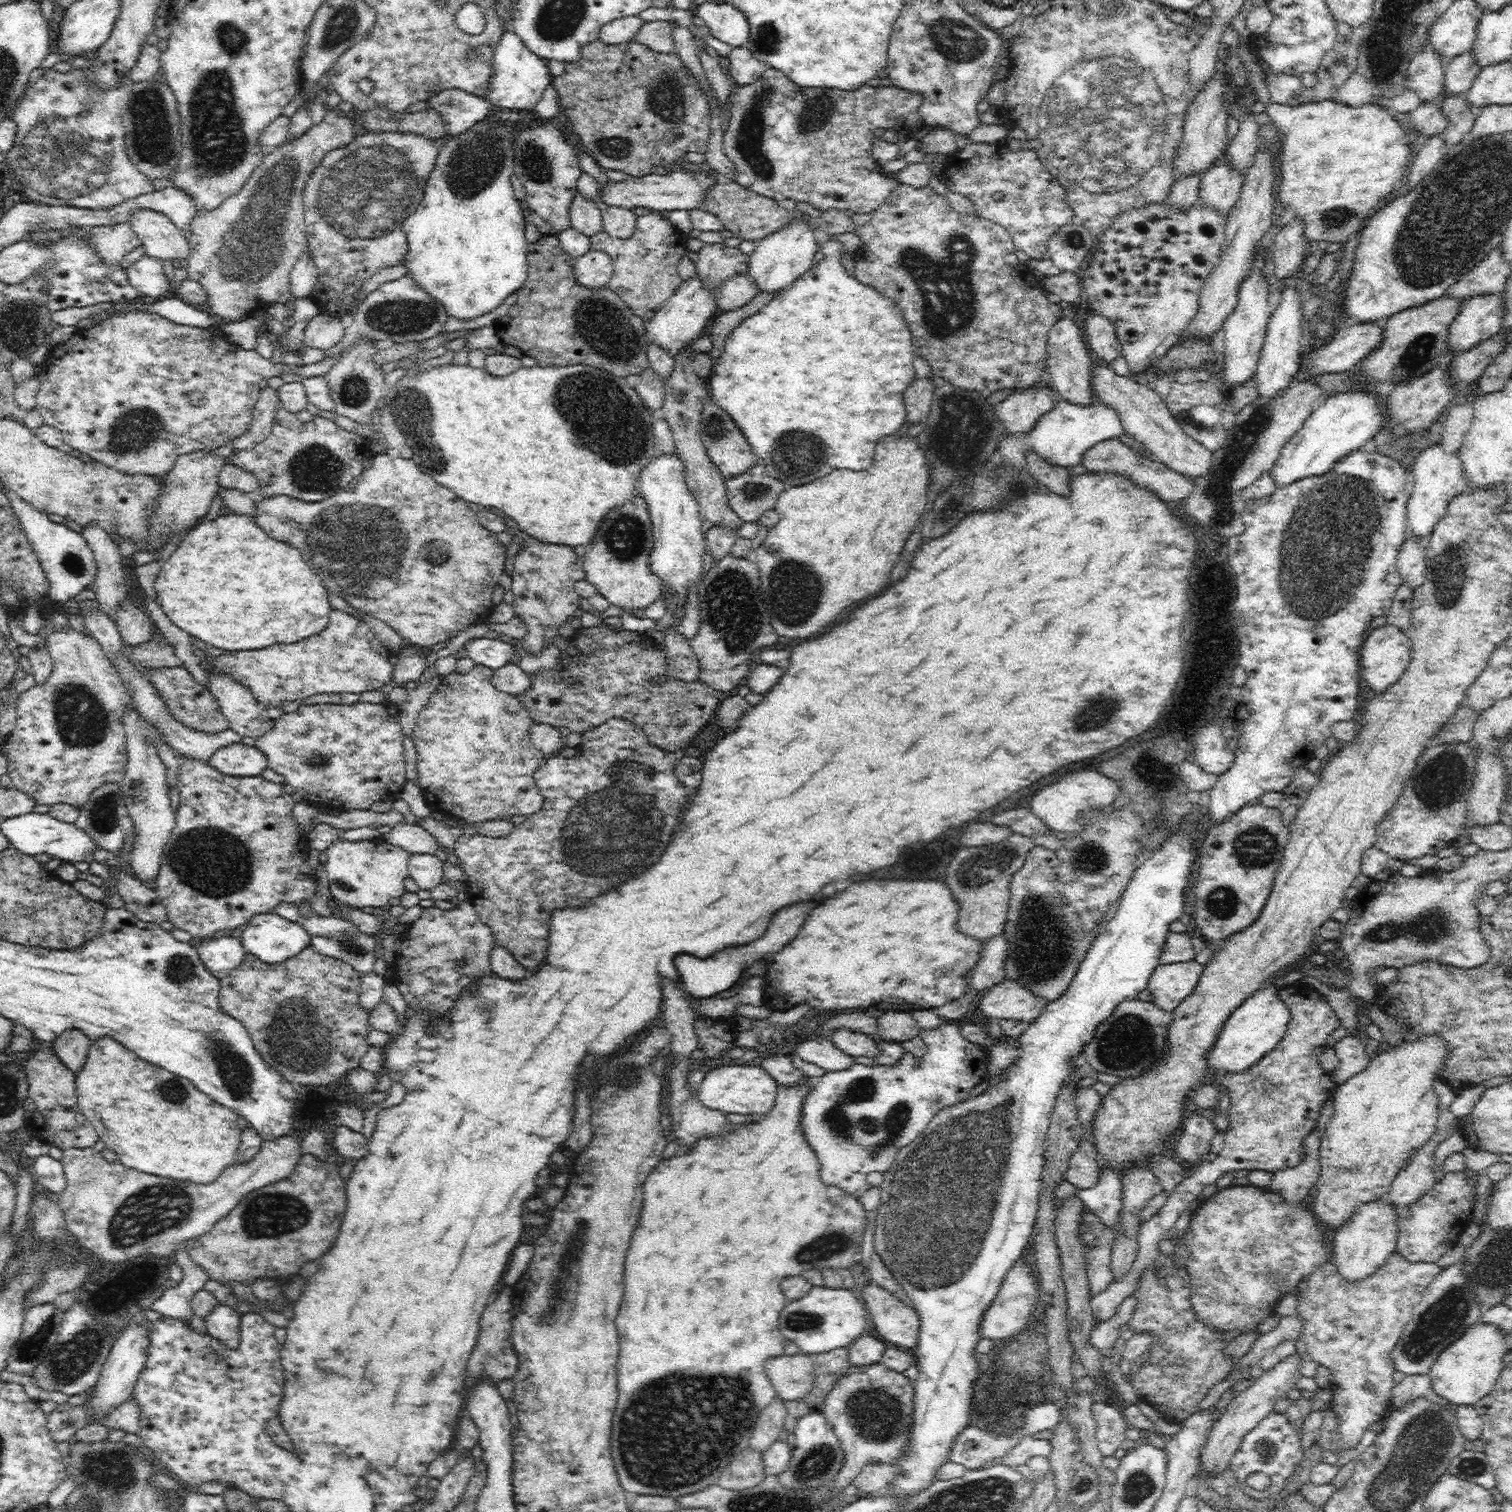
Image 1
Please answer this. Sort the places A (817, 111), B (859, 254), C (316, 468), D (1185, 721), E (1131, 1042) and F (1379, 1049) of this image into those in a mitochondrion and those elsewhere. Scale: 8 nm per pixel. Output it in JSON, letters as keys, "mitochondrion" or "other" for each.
{"A":"mitochondrion","B":"other","C":"mitochondrion","D":"other","E":"mitochondrion","F":"other"}

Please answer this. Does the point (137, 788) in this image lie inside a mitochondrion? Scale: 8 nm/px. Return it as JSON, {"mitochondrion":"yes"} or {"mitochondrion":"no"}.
{"mitochondrion":"yes"}

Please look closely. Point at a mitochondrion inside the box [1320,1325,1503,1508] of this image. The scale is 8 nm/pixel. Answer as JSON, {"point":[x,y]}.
{"point":[1474,1466]}

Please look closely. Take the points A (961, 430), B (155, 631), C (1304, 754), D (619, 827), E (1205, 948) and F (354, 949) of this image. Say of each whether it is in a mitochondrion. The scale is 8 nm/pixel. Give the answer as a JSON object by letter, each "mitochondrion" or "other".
{"A":"mitochondrion","B":"other","C":"other","D":"mitochondrion","E":"other","F":"mitochondrion"}

